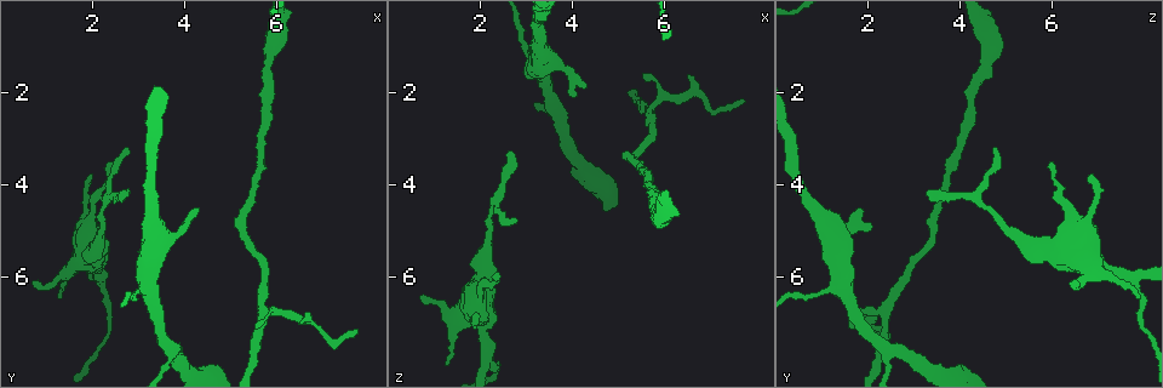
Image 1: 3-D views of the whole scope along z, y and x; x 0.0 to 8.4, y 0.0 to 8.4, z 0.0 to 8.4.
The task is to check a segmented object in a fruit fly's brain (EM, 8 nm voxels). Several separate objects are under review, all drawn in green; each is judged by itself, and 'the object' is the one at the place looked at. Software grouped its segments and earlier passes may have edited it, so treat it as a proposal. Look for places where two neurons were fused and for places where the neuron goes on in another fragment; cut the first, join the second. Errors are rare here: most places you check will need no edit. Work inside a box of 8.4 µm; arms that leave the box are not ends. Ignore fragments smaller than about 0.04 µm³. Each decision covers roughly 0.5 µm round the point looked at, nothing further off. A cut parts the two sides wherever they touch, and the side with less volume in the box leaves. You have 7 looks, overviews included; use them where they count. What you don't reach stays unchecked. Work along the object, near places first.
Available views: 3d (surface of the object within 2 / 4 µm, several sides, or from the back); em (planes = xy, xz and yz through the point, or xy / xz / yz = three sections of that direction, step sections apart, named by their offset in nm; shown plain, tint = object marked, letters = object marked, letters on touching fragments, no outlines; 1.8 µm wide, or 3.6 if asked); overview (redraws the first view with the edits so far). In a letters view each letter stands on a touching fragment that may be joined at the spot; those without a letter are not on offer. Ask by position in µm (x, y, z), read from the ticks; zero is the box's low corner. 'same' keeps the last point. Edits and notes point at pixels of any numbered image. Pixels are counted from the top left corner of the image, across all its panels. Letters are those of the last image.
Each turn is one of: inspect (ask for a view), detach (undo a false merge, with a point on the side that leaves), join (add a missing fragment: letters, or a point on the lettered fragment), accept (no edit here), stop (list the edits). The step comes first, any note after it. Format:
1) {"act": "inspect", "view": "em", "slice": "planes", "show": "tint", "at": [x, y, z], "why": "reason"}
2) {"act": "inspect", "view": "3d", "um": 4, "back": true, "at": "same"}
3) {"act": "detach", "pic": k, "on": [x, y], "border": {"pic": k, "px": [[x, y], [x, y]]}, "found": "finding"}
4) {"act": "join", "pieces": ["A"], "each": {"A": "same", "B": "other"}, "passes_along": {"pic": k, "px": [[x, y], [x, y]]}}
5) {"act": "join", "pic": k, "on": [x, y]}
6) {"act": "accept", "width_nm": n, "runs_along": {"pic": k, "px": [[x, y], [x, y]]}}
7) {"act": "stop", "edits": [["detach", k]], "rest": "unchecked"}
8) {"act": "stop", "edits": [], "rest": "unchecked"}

{"act": "inspect", "view": "3d", "um": 2, "back": true, "at": [0.70, 6.05, 6.45], "why": "an open end"}

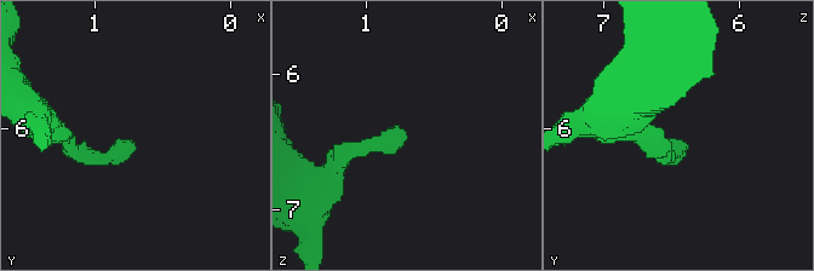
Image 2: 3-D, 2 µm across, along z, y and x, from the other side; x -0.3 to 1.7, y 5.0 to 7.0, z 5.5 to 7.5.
{"act": "inspect", "view": "em", "slice": "planes", "show": "plain", "at": [0.74, 6.08, 6.46]}

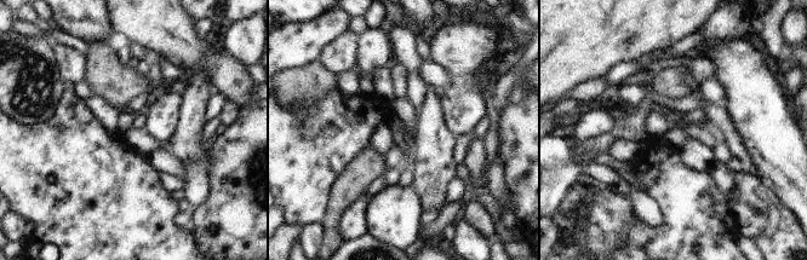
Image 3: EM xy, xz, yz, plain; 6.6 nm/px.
{"act": "inspect", "view": "em", "slice": "planes", "show": "letters", "at": "same"}

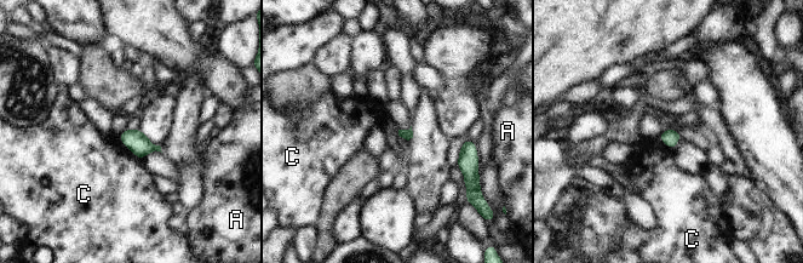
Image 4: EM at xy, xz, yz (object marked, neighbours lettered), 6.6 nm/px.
{"act": "accept", "each": {"A": "other", "C": "other"}, "border": {"pic": 4, "px": [[118, 137], [141, 159]]}, "found": "none of them fits"}

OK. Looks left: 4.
{"act": "inspect", "view": "em", "slice": "xz", "step": 4, "show": "tint", "at": [2.40, 3.55, 6.05], "why": "free end"}

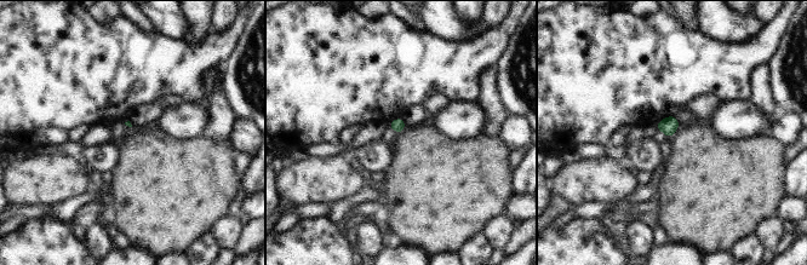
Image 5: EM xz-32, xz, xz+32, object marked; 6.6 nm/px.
{"act": "inspect", "view": "em", "slice": "planes", "show": "letters", "at": "same"}

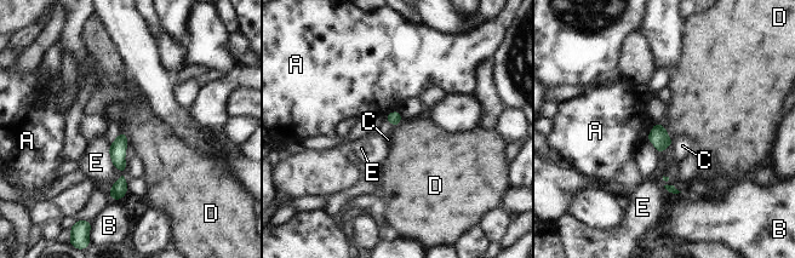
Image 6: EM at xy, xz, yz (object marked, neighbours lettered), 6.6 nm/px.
{"act": "accept", "each": {"A": "other", "B": "other", "C": "other", "D": "other", "E": "other"}, "found": "none of them fits"}

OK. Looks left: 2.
{"act": "inspect", "view": "3d", "um": 4, "back": true, "at": [2.60, 4.10, 3.30], "why": "an open end"}

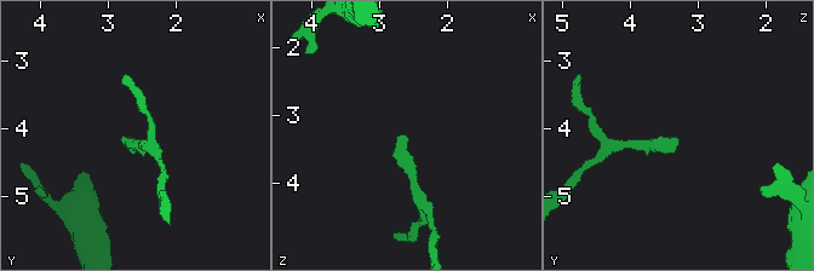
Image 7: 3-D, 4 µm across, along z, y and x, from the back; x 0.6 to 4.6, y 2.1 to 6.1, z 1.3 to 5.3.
{"act": "inspect", "view": "em", "um": 3.6, "slice": "planes", "show": "letters", "at": [2.70, 4.15, 3.35], "why": "need the tissue"}

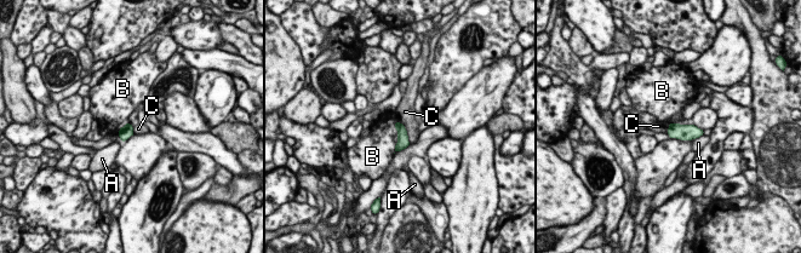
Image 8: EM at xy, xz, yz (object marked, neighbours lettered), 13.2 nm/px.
{"act": "accept", "longest_contact_nm": ["C", 360], "each": {"A": "other", "B": "other", "C": "other"}, "border": {"pic": 8, "px": [[396, 120], [404, 126], [410, 143]]}, "found": "none of them fits"}

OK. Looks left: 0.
{"act": "stop", "edits": [], "rest": "unchecked"}

